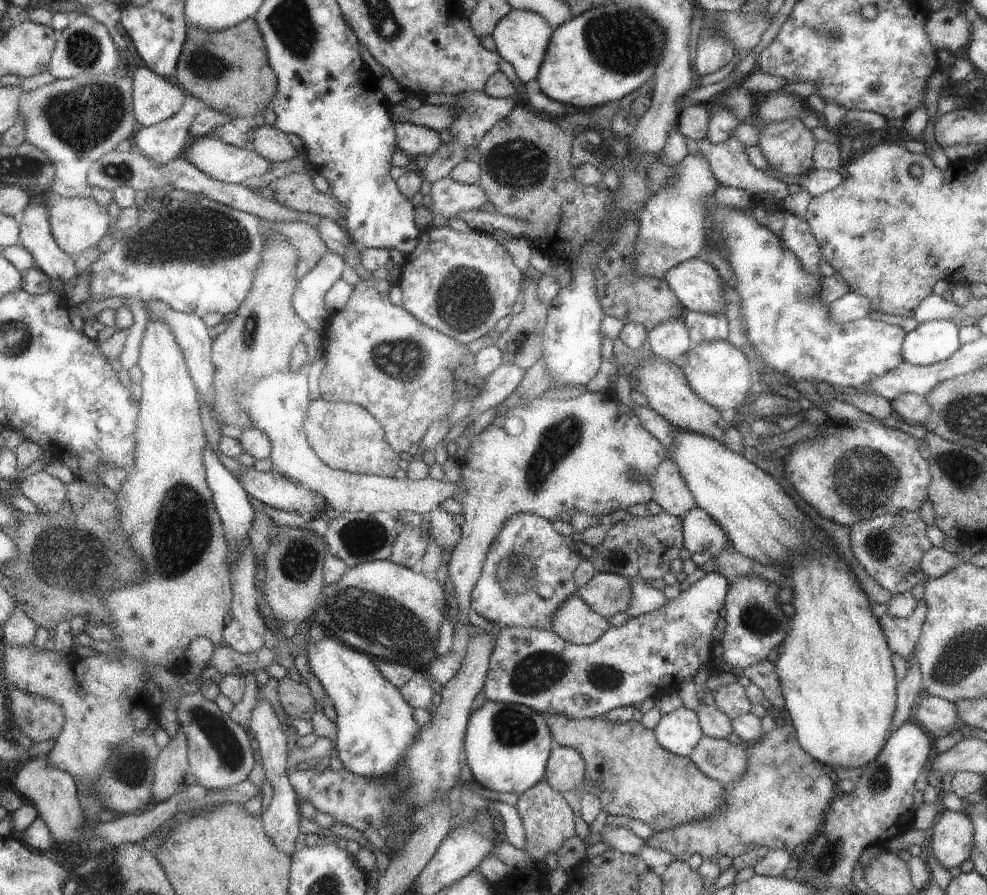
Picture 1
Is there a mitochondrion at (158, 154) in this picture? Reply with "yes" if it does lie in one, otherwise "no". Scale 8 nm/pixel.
no

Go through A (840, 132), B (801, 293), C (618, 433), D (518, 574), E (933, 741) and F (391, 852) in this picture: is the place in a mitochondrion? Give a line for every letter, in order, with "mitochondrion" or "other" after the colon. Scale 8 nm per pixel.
A: other
B: mitochondrion
C: other
D: mitochondrion
E: other
F: other

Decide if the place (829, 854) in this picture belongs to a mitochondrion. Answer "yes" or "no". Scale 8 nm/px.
yes

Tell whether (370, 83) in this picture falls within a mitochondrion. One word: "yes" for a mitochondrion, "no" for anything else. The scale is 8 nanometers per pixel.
no

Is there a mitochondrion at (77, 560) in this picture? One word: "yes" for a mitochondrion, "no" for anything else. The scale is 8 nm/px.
yes

